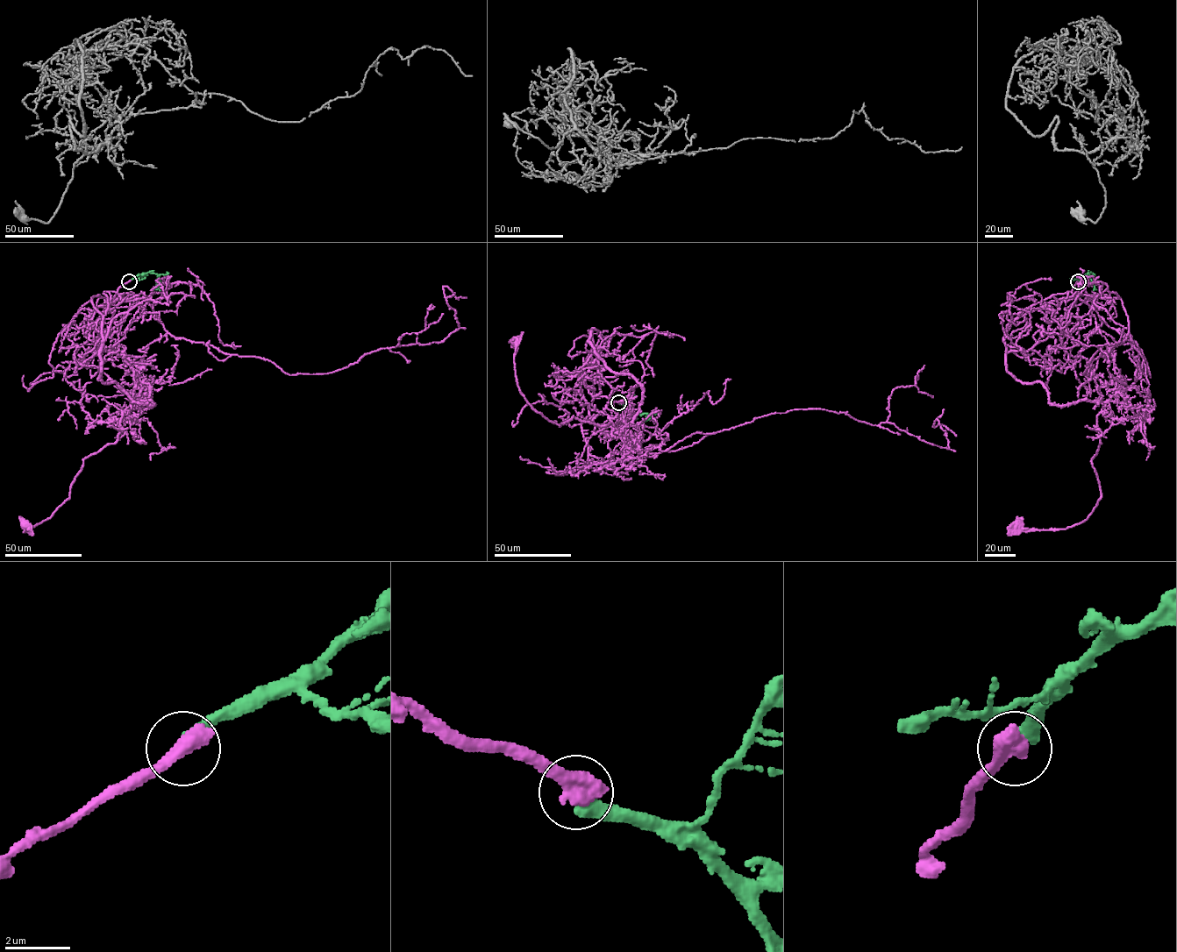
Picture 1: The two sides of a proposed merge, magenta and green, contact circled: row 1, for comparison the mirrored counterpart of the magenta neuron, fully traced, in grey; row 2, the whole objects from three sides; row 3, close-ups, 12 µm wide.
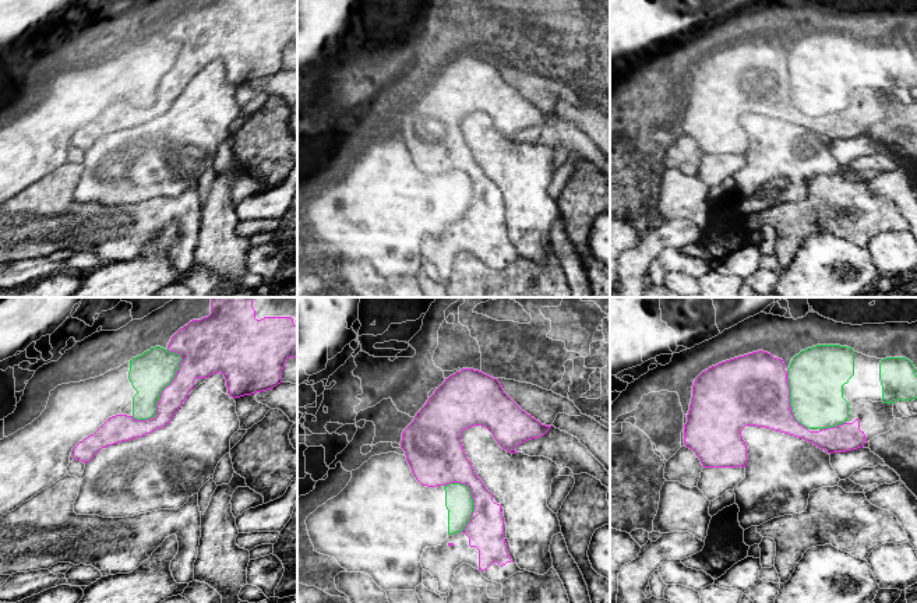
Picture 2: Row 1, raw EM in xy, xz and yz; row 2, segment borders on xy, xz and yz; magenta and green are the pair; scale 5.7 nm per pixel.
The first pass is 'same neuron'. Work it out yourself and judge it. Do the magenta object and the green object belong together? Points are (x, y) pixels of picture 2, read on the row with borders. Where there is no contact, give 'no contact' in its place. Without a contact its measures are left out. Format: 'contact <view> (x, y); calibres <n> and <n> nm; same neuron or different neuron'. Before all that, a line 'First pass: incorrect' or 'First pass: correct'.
First pass: incorrect
contact xy (161, 395); calibres 150 and 240 nm; different neuron

